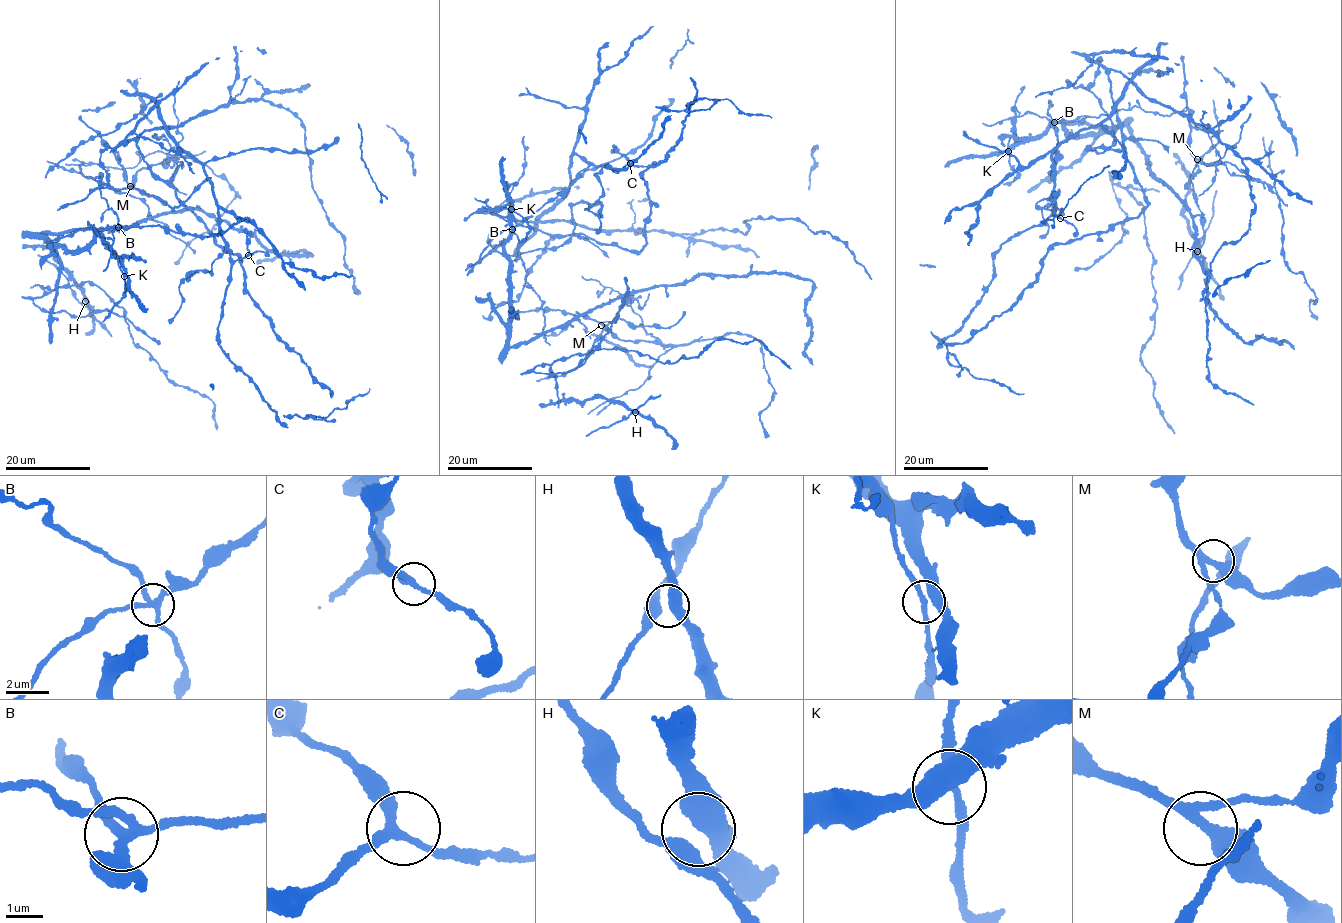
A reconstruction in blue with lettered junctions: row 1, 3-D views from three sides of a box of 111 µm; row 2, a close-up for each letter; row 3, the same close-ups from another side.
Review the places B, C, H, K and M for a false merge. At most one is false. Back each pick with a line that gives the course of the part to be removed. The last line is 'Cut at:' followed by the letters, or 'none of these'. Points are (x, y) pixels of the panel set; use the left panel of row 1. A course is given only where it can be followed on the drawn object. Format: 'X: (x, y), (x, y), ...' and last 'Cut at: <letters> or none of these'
Cut at: none of these

